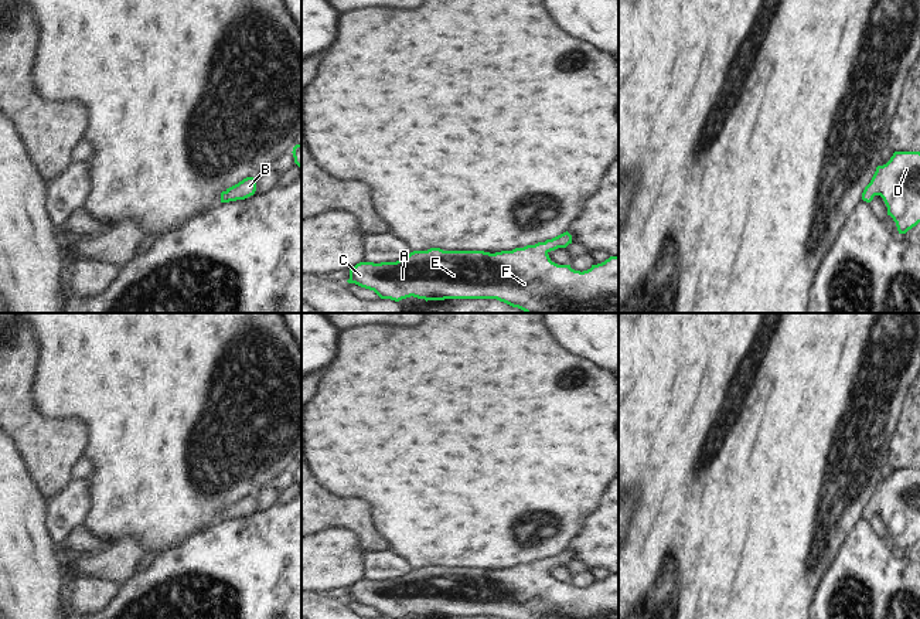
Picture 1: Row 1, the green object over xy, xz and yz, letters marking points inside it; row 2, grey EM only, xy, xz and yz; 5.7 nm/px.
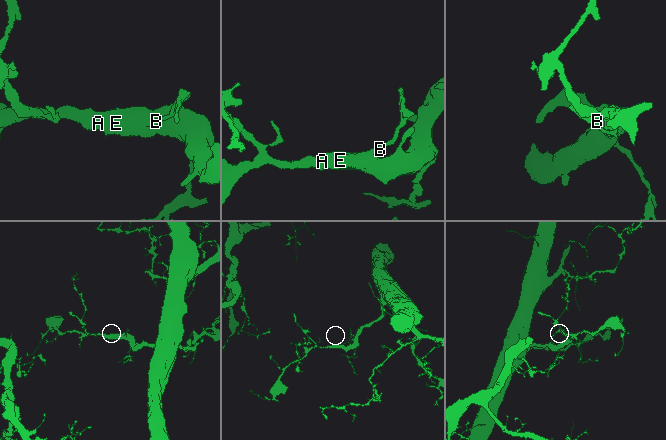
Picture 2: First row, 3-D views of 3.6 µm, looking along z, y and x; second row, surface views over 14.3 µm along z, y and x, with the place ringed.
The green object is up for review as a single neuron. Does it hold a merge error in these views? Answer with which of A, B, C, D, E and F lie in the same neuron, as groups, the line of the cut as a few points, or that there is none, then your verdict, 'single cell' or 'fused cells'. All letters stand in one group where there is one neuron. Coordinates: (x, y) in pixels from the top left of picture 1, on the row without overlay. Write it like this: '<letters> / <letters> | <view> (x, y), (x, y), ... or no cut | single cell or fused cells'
A B C D E F | no cut | single cell

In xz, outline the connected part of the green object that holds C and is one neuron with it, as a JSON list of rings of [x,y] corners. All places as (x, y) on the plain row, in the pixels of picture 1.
[[[566,548],[545,560],[501,568],[413,568],[396,579],[360,579],[350,586],[348,601],[374,608],[381,616],[399,619],[406,615],[427,618],[497,616],[500,619],[619,619],[619,572],[587,588],[551,578],[549,569],[566,565],[572,552]]]

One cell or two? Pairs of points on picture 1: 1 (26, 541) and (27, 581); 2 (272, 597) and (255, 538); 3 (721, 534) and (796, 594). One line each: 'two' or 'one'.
1: one
2: one
3: one

